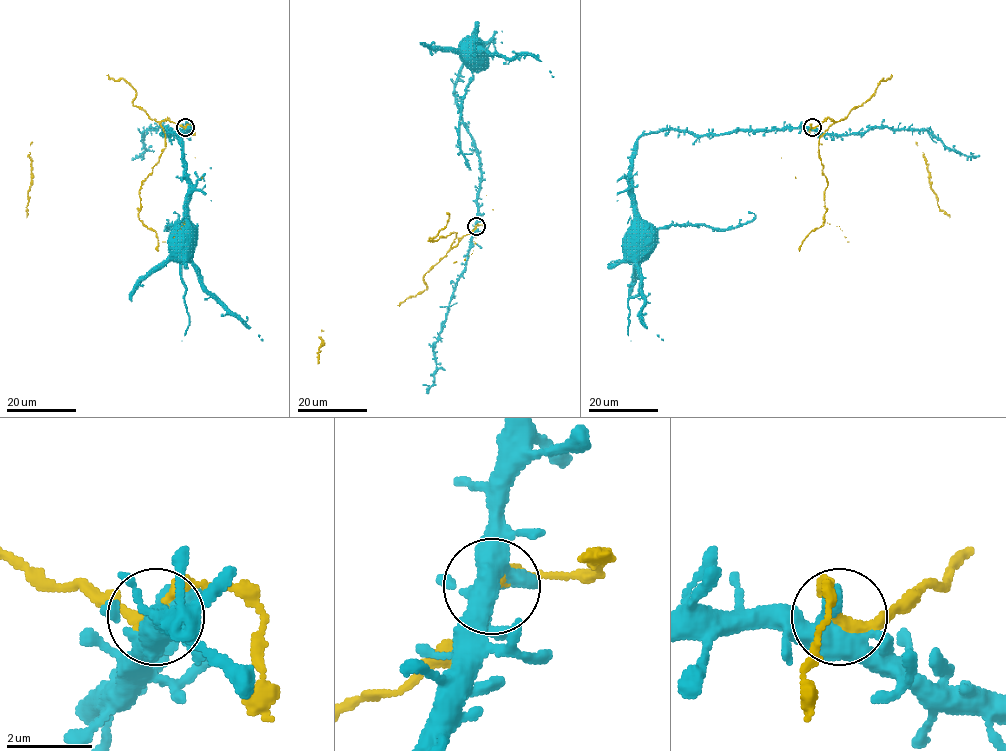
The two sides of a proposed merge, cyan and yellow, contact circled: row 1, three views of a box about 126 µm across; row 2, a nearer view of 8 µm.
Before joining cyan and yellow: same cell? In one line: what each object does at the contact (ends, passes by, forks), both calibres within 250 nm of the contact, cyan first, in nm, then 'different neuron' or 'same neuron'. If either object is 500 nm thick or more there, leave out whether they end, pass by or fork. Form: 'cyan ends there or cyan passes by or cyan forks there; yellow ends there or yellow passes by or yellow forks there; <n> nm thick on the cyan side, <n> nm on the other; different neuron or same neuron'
cyan forks there; yellow forks there; 440 nm thick on the cyan side, 240 nm on the other; different neuron

